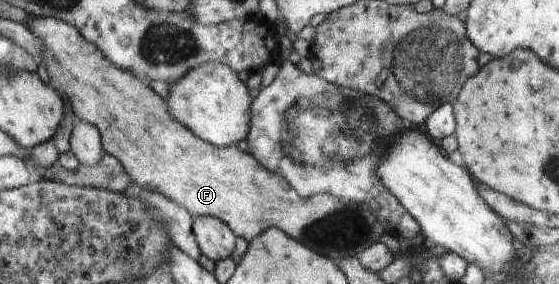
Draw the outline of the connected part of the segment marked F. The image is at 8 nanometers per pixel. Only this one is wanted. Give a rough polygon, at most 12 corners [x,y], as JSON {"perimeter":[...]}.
{"perimeter":[[35,17],[50,86],[137,186],[333,260],[389,236],[169,118],[72,24]]}

